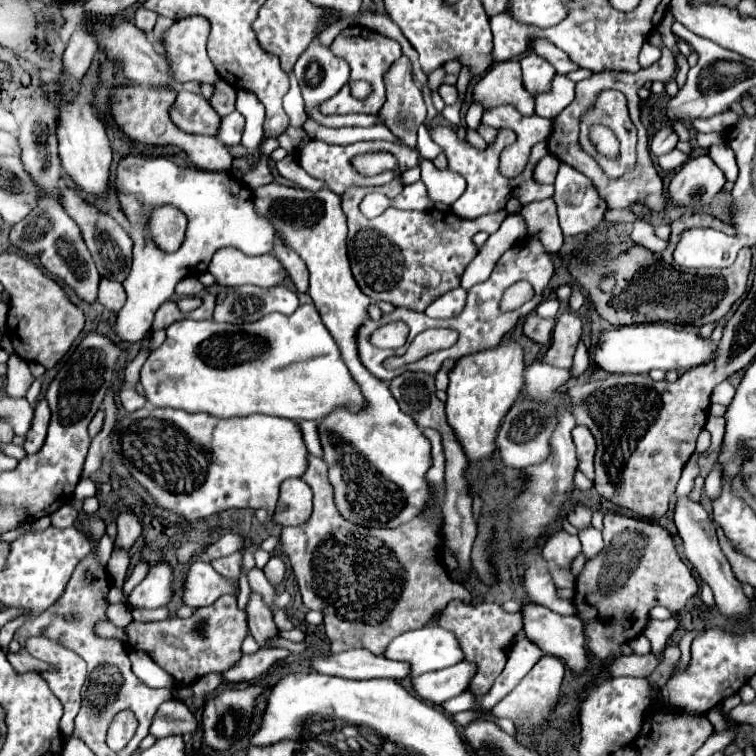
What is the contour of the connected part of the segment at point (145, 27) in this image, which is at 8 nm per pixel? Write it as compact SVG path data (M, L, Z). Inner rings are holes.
M139 6L135 12L135 26L143 32L149 32L155 26L155 18L157 14L153 10L145 10L145 6Z

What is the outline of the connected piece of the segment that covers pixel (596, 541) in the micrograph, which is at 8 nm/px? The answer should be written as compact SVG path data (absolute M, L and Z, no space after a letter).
M589 526L587 530L581 530L579 532L579 540L583 544L583 554L585 554L587 560L591 560L593 556L597 556L597 552L601 552L601 548L603 548L601 532L595 530L593 526Z

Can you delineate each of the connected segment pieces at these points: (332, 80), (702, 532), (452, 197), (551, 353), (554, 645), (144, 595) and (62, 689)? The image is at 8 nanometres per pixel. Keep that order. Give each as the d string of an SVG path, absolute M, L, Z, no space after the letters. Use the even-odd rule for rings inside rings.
M313 40L313 44L309 44L309 48L301 54L301 58L297 60L293 74L299 82L301 88L301 96L305 100L305 114L307 118L315 120L321 126L331 126L331 128L341 128L341 126L377 126L381 124L381 118L377 116L365 116L365 114L347 114L347 116L323 116L319 112L319 104L325 102L327 98L331 98L333 94L339 92L339 84L349 82L349 64L341 58L337 58L335 54L331 54L331 50L321 48L317 40Z
M687 498L677 500L677 508L675 508L675 526L677 532L683 540L683 548L685 548L685 556L687 560L693 564L695 572L711 586L713 594L715 594L715 604L717 608L727 614L727 616L743 616L749 612L749 598L743 594L739 580L733 576L731 566L727 562L727 558L723 556L719 542L717 542L717 534L715 534L715 522L709 518L709 514L703 510L701 504L689 502Z
M419 160L421 168L421 180L427 186L427 196L433 204L447 204L451 206L463 192L465 192L465 178L457 172L449 170L437 170L431 160Z
M565 312L557 318L557 326L553 330L553 344L545 352L543 362L557 368L571 368L571 360L575 348L581 339L582 322L575 312Z
M525 602L521 606L521 614L527 640L533 640L533 644L537 644L537 648L541 648L545 654L561 658L575 672L583 672L587 668L589 658L585 650L585 620L581 620L579 616L561 616L545 606L531 602Z
M159 562L149 570L143 582L133 588L127 598L127 608L161 608L171 596L171 568L169 564Z
M33 637L27 640L25 648L30 651L30 654L34 657L40 658L43 662L51 664L55 670L45 670L45 672L39 672L39 676L49 684L51 692L61 700L63 708L65 708L65 720L61 720L61 732L63 734L71 734L73 732L73 720L79 712L79 704L81 704L81 686L85 684L85 678L87 678L87 664L85 660L81 660L81 656L77 656L75 652L63 648L61 644L53 642L53 640L47 640L47 638Z

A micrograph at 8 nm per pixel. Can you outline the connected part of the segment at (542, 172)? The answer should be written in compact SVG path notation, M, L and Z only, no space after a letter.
M551 154L545 156L543 160L537 162L537 166L533 170L533 180L537 180L539 184L553 184L557 166L559 166L559 160L555 156L551 156Z

